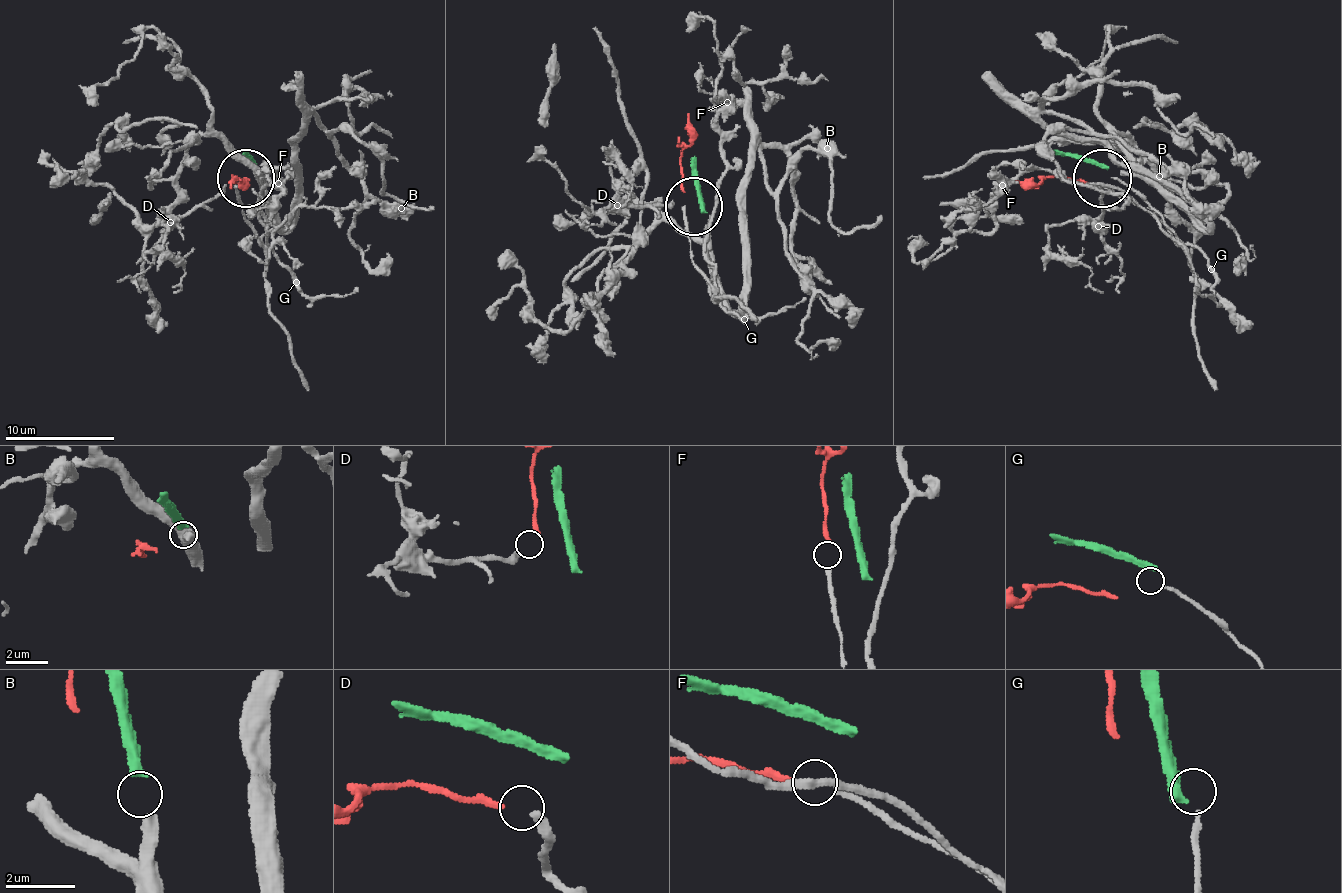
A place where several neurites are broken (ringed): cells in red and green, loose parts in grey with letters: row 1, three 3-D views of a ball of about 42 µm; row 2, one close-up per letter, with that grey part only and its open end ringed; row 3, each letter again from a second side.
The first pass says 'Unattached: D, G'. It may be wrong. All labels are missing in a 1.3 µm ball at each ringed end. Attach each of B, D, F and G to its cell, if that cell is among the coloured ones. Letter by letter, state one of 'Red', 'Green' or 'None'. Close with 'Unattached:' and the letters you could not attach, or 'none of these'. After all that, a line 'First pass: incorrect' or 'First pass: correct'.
B: Green
D: None
F: Red
G: None
Unattached: D, G
First pass: correct

